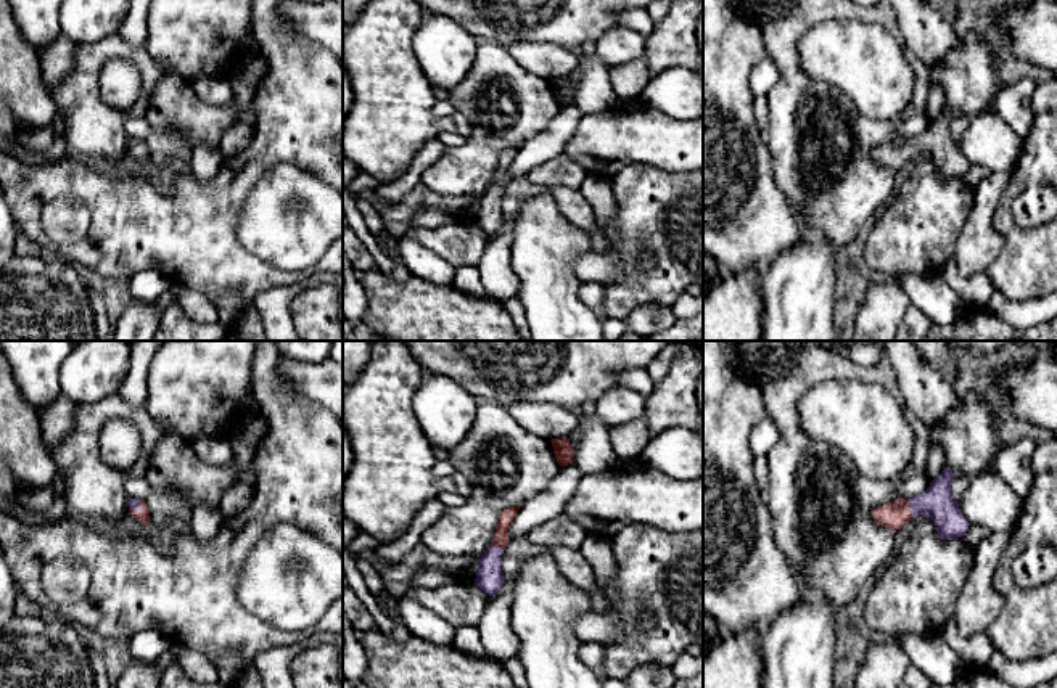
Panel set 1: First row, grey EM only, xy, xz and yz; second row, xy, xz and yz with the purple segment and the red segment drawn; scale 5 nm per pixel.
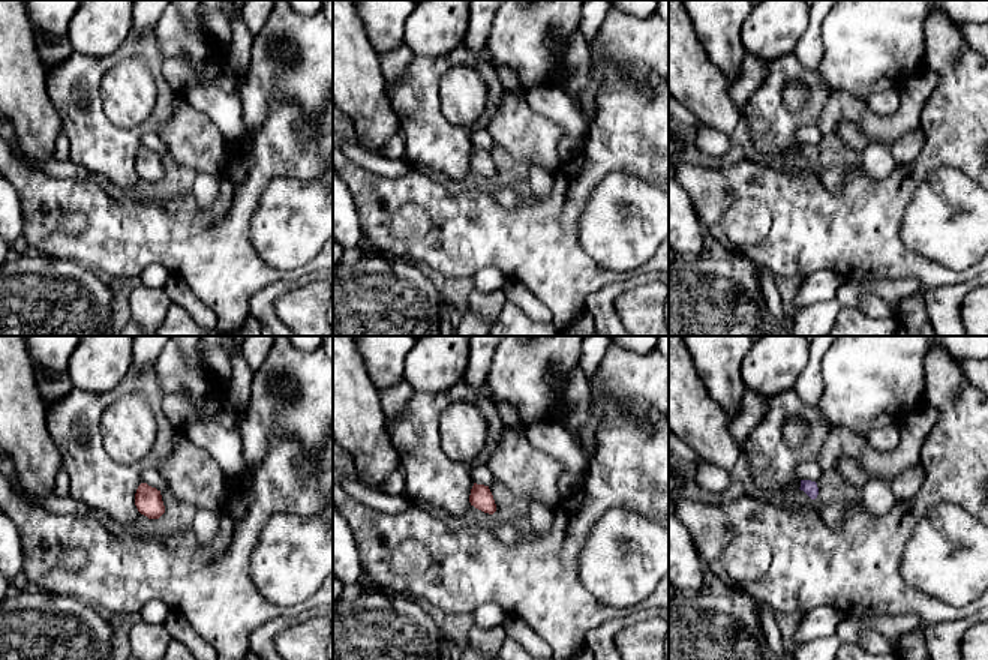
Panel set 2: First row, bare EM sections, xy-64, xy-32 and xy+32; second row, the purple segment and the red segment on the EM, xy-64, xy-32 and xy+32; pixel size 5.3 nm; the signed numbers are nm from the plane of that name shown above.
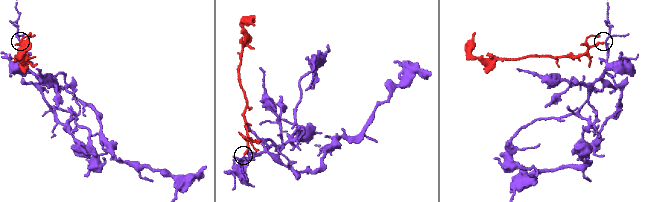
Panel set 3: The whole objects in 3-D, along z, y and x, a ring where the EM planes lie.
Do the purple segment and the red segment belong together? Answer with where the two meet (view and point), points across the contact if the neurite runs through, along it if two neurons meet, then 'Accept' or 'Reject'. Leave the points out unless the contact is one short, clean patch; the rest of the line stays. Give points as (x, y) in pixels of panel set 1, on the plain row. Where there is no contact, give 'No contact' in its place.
Touches purple at yz (909, 148). Path across: yz (937, 143), (909, 148), (893, 155). Accept

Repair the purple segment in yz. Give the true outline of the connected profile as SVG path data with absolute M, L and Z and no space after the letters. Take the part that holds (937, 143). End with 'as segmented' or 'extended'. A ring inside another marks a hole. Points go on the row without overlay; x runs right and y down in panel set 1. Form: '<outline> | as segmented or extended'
M944 108L923 133L911 140L898 138L875 146L872 151L874 161L878 166L899 170L912 156L928 156L935 162L941 178L964 177L969 162L960 153L957 141L951 137L952 122L954 111Z | extended

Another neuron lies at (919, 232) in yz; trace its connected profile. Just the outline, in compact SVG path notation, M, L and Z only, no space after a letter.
M919 156L911 177L866 240L866 264L886 276L941 273L946 262L954 257L972 204L973 193L964 177L944 180L938 175L936 166L928 156Z

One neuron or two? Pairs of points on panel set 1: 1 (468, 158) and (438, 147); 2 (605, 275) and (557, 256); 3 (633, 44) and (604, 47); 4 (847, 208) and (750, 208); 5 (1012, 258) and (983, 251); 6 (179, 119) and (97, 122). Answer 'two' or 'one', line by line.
1: two
2: two
3: one
4: two
5: two
6: two

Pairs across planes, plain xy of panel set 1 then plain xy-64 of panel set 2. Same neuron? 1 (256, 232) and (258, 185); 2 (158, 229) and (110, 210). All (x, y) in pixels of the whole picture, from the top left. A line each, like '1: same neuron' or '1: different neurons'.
1: different neurons
2: same neuron

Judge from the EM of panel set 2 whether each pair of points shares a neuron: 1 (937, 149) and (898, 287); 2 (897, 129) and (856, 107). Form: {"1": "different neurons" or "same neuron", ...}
{"1": "different neurons", "2": "same neuron"}

